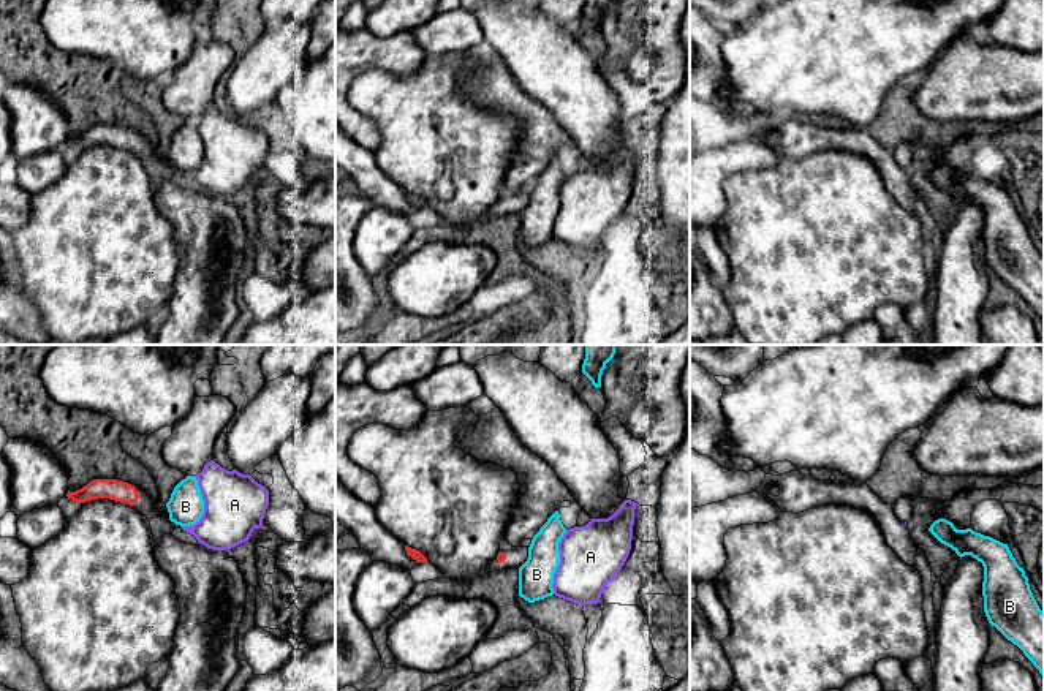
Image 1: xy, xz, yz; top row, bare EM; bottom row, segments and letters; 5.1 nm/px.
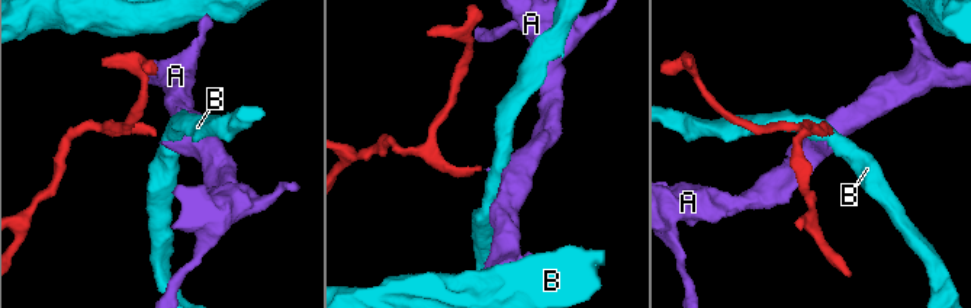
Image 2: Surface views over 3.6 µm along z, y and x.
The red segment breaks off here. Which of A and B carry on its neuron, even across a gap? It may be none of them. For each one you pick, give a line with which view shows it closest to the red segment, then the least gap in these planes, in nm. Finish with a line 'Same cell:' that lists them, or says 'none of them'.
A: xz | 260 nm
Same cell: A

